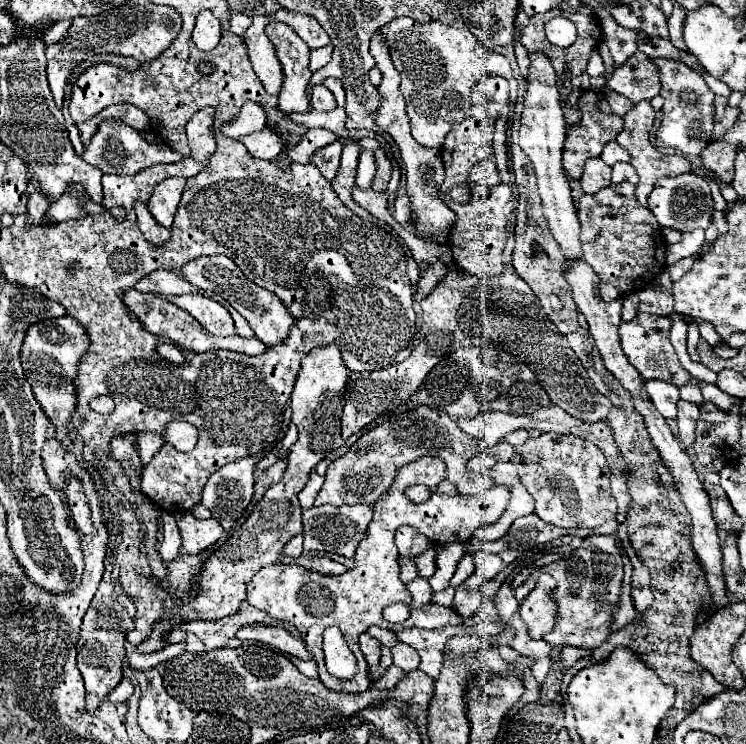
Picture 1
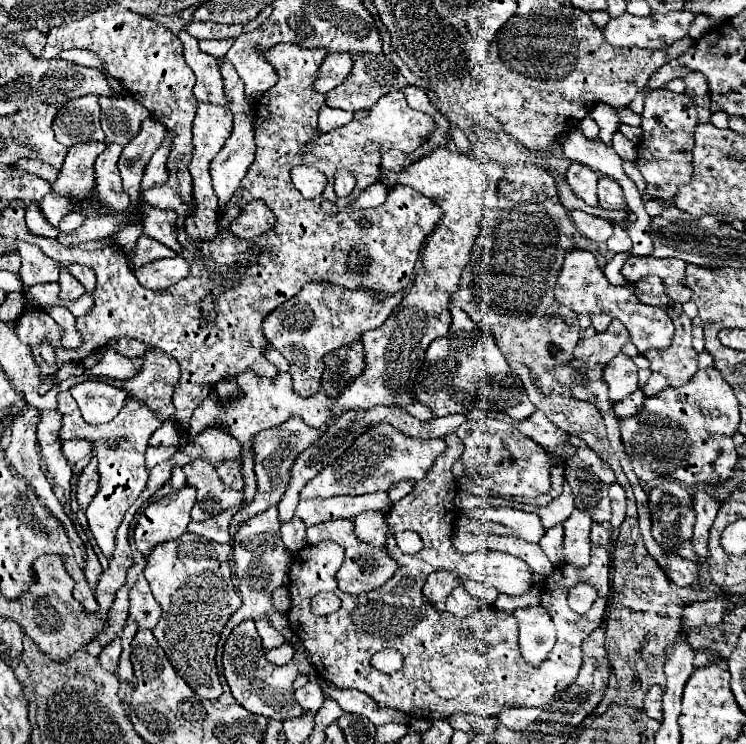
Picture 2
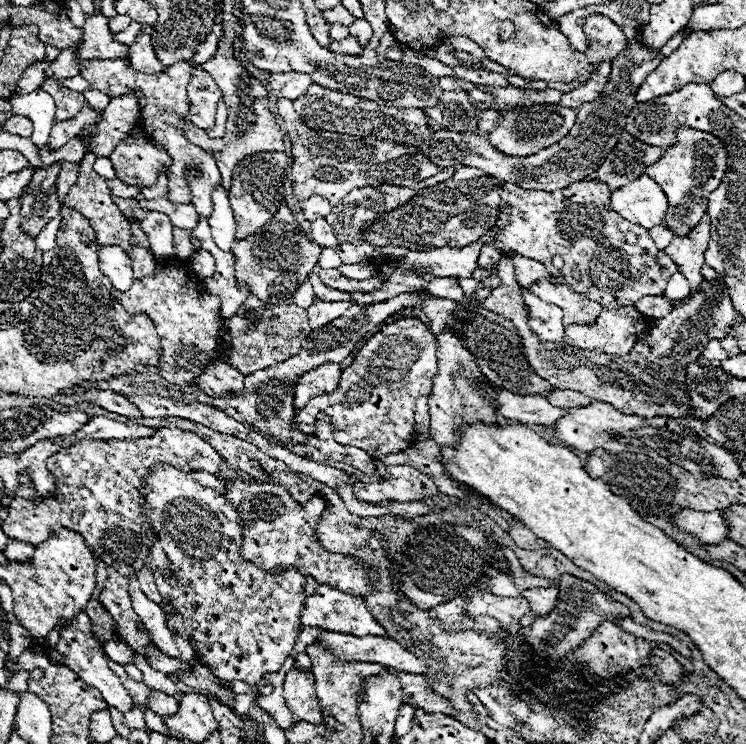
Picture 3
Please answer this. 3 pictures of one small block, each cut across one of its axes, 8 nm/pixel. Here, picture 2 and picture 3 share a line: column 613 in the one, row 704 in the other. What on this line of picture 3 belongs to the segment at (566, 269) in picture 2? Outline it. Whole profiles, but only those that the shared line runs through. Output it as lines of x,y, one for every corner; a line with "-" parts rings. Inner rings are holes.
290,670
284,680
284,700
294,716
294,724
296,722
310,722
314,726
322,724
312,672
308,674

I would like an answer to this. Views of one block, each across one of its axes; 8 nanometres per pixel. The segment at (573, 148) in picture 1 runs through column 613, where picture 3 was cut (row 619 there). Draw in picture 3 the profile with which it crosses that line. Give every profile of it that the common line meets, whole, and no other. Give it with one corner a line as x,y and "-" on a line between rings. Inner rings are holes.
160,428
150,438
138,440
80,440
66,450
54,452
46,464
48,472
56,480
54,490
40,496
30,484
30,472
22,470
16,498
10,504
8,518
2,526
4,534
32,546
42,544
58,528
68,528
82,534
86,546
90,546
90,552
106,562
108,580
100,594
100,602
112,616
114,634
136,654
144,654
146,646
154,642
144,630
140,630
140,618
136,616
128,594
128,580
132,570
138,574
146,564
156,534
144,514
140,482
146,478
146,474
150,474
154,464
178,466
178,470
186,472
204,470
208,474
216,474
218,466
222,464
222,456
192,432

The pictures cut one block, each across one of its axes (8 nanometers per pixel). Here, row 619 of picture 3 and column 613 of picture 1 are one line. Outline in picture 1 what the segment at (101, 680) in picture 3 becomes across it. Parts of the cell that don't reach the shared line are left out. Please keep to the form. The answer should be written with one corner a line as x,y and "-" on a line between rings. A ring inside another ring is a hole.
636,52
624,62
624,66
614,70
608,88
624,94
634,104
640,100
652,100
660,92
660,70
656,70
652,58
644,52

